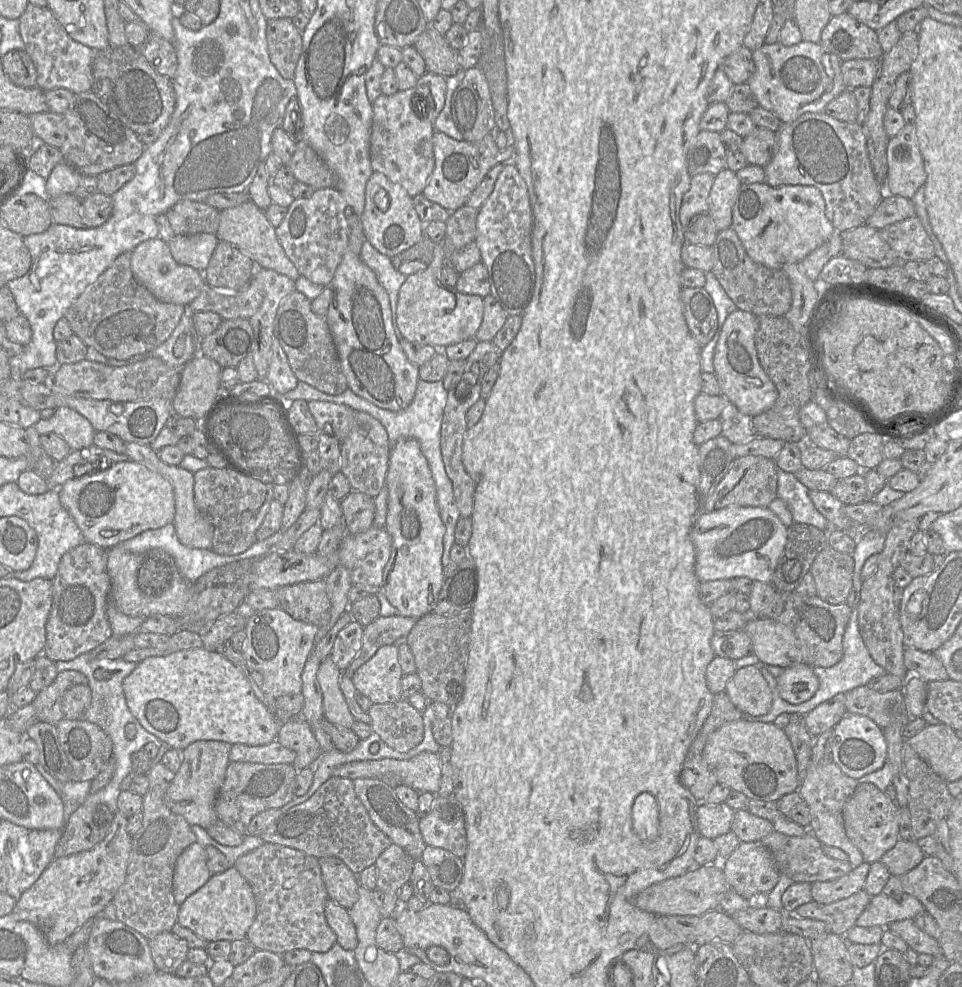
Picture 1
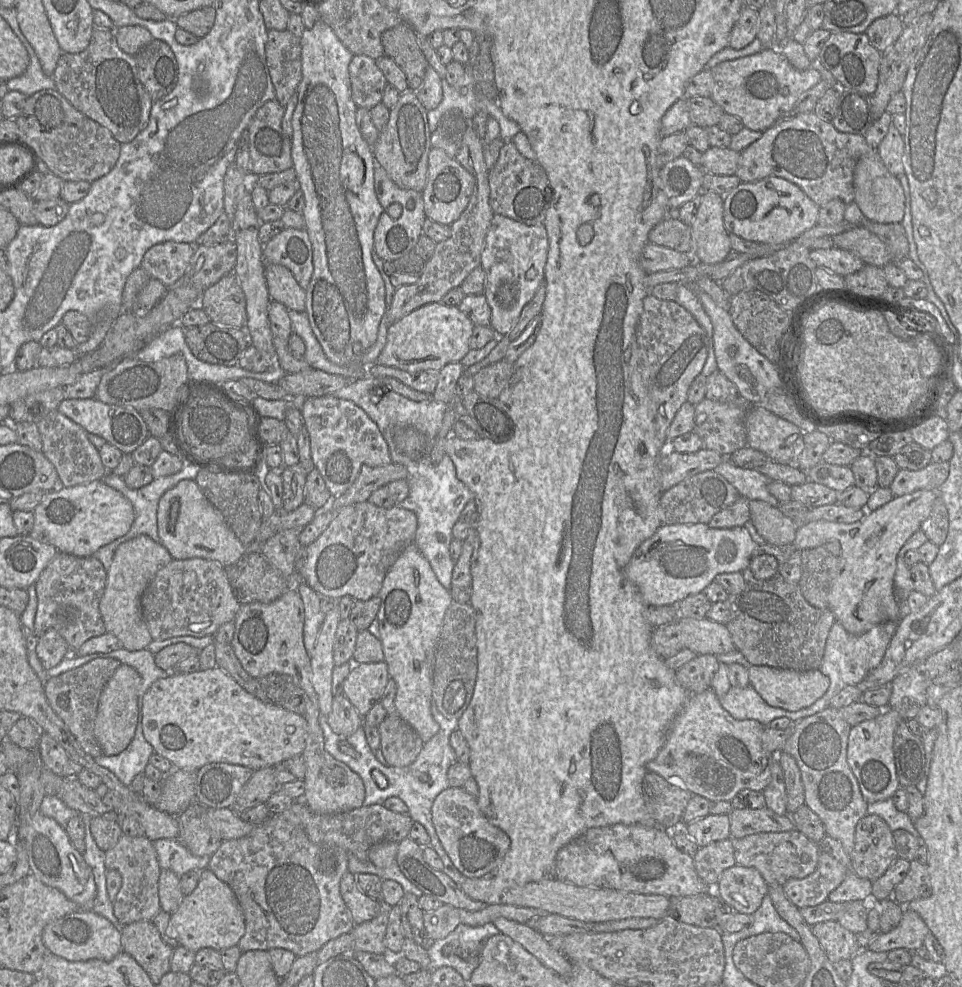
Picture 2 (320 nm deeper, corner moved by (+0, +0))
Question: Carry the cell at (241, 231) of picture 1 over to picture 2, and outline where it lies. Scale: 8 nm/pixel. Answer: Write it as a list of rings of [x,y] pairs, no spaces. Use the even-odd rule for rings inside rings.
[[[278,264],[266,265],[264,268],[264,276],[269,296],[272,301],[283,304],[289,310],[297,312],[305,311],[306,290],[298,284],[292,272],[288,268]]]

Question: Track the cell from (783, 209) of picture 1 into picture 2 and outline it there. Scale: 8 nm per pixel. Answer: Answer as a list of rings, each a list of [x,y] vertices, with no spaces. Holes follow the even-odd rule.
[[[779,177],[741,182],[724,197],[724,226],[729,234],[772,246],[784,246],[798,239],[818,222],[820,206],[796,184]]]

